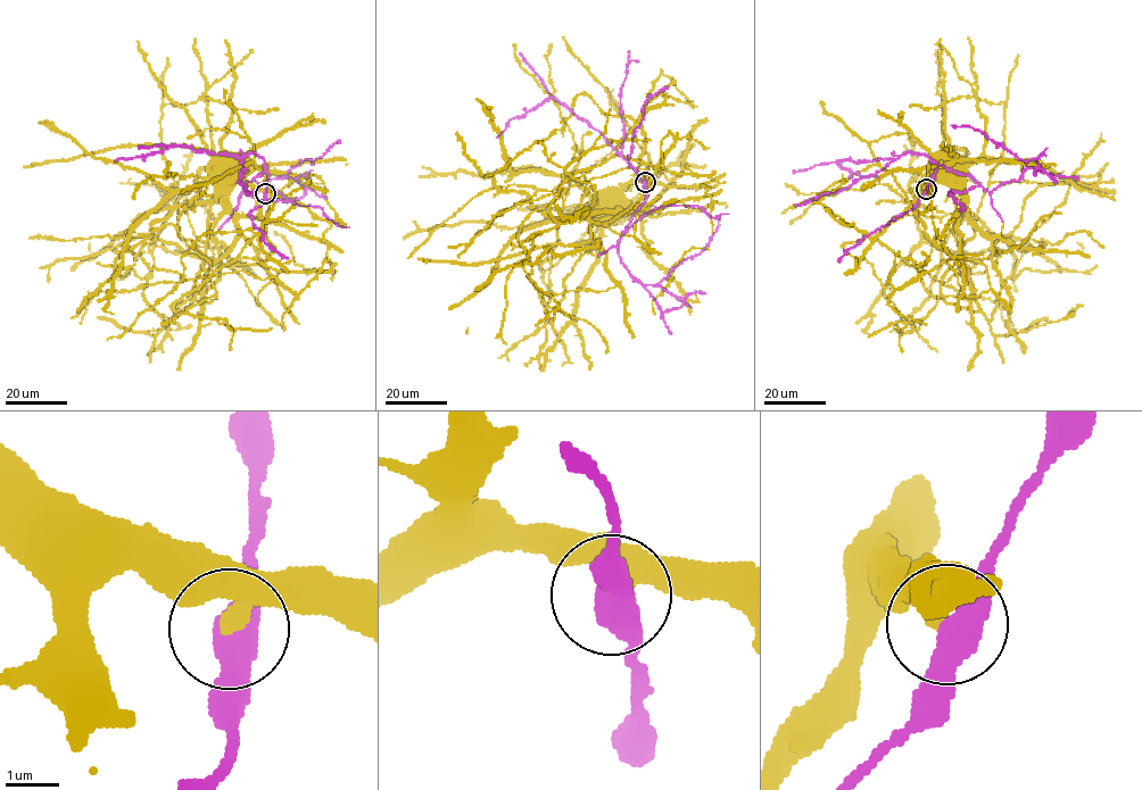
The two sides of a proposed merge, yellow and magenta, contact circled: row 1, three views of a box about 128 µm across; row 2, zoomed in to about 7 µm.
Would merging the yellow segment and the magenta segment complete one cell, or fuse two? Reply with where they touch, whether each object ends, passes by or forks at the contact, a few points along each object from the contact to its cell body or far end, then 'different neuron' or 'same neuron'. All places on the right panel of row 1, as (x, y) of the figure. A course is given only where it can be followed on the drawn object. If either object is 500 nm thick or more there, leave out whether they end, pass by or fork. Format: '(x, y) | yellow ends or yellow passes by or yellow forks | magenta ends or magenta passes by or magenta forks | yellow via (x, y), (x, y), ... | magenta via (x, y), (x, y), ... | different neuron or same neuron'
(926, 189) | yellow via (925, 190), (923, 185), (948, 163) | magenta via (925, 190), (940, 165), (968, 174), (987, 191), (1018, 180), (1026, 168), (1025, 163), (982, 132), (951, 125) | same neuron

